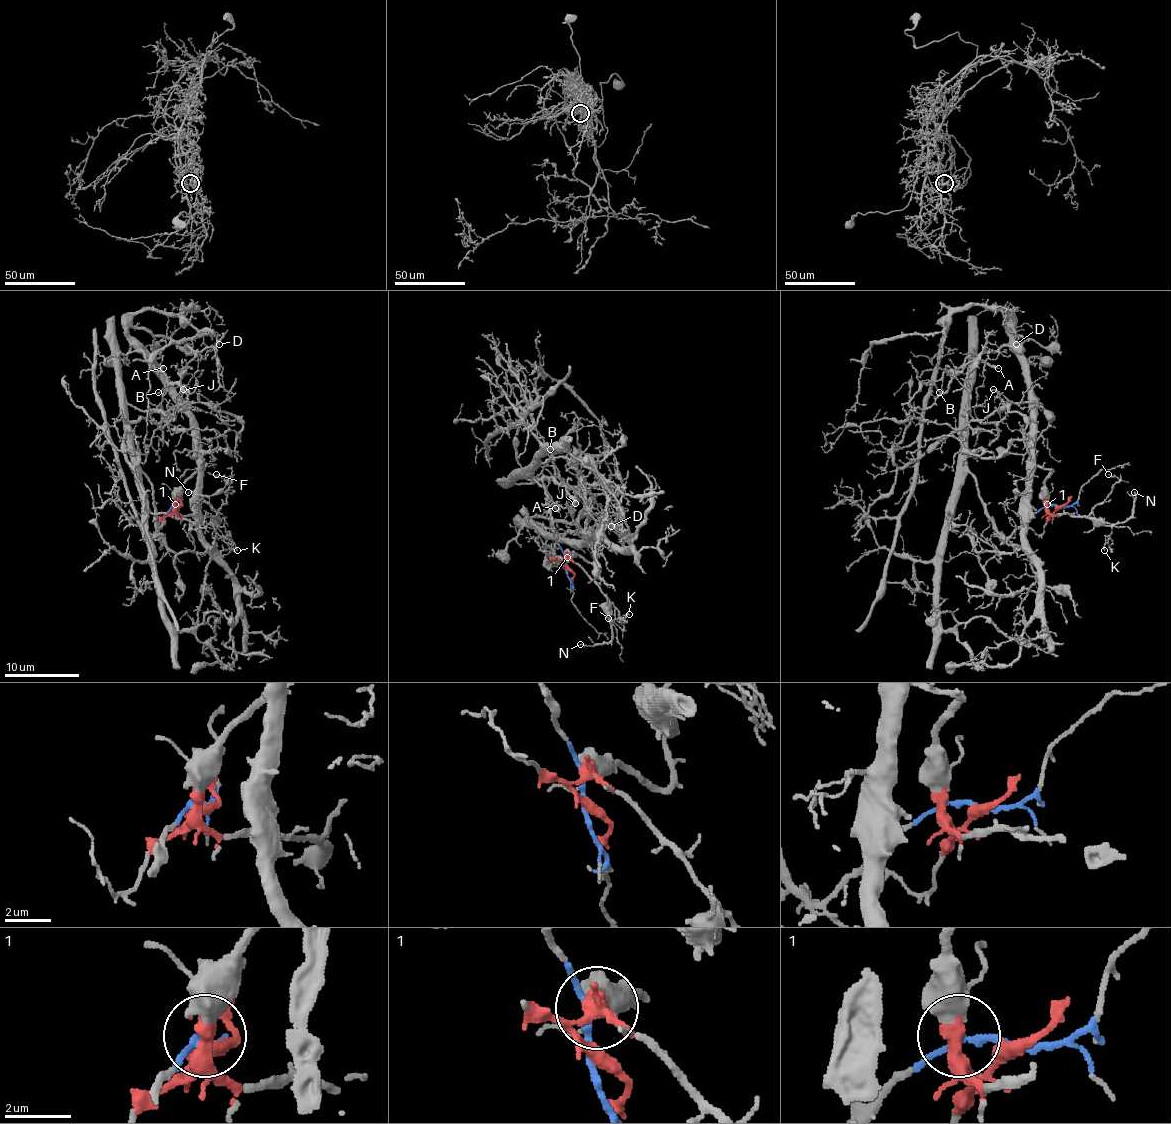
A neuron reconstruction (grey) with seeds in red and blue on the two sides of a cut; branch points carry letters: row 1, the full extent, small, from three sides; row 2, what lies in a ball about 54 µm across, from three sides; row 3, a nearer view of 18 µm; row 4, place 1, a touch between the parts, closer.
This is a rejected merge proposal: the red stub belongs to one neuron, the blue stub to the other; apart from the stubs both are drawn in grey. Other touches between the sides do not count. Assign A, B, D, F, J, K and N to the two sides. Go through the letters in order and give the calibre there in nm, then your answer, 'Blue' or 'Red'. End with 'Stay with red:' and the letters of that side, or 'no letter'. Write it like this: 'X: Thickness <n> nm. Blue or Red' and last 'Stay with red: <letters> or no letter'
A: Thickness 260 nm. Blue
B: Thickness 100 nm. Blue
D: Thickness 160 nm. Red
F: Thickness 90 nm. Red
J: Thickness 130 nm. Red
K: Thickness 130 nm. Red
N: Thickness 140 nm. Red
Stay with red: D, F, J, K, N

